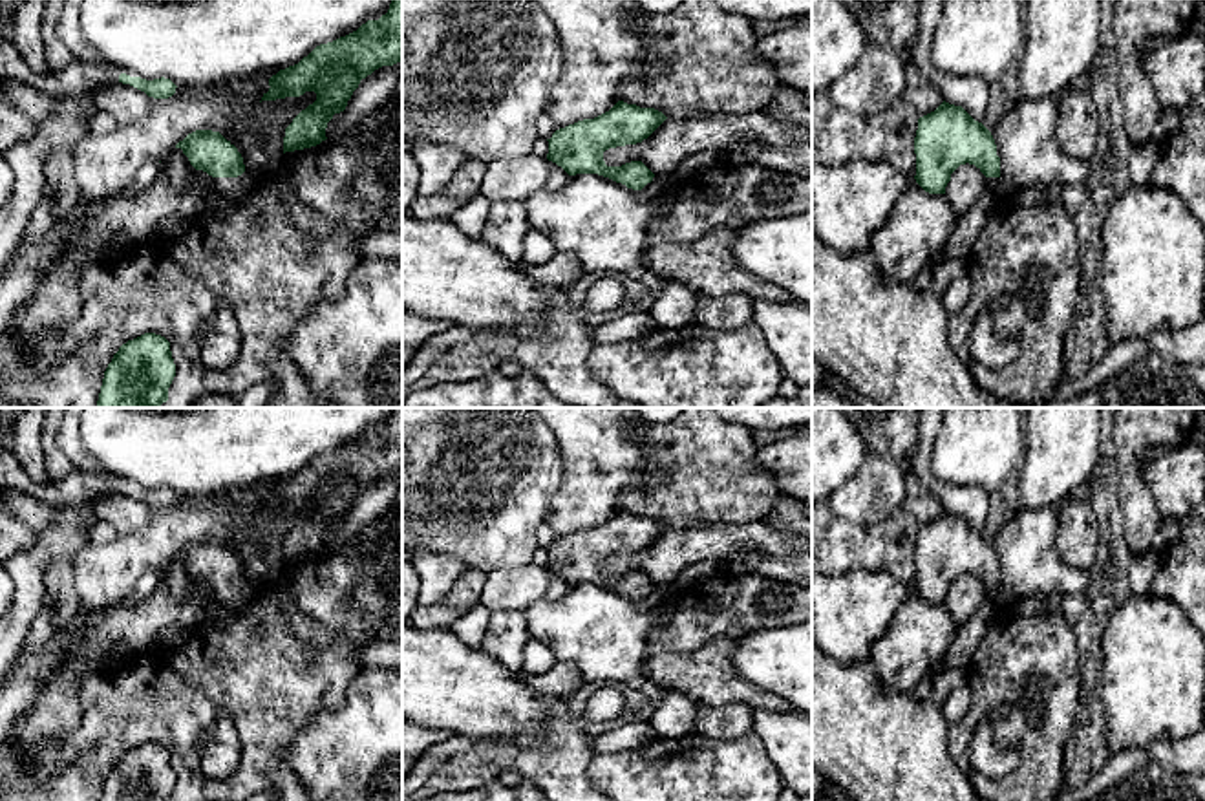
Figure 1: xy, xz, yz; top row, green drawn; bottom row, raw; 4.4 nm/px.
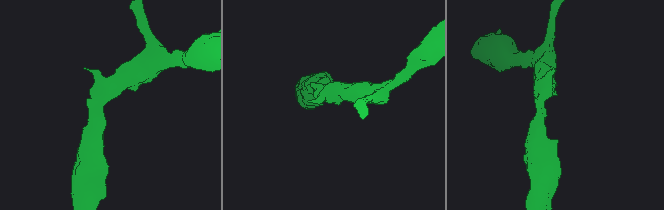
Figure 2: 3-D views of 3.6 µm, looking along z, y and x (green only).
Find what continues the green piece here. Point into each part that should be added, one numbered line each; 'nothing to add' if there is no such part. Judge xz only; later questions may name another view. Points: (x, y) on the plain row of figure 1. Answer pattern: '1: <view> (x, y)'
nothing to add

